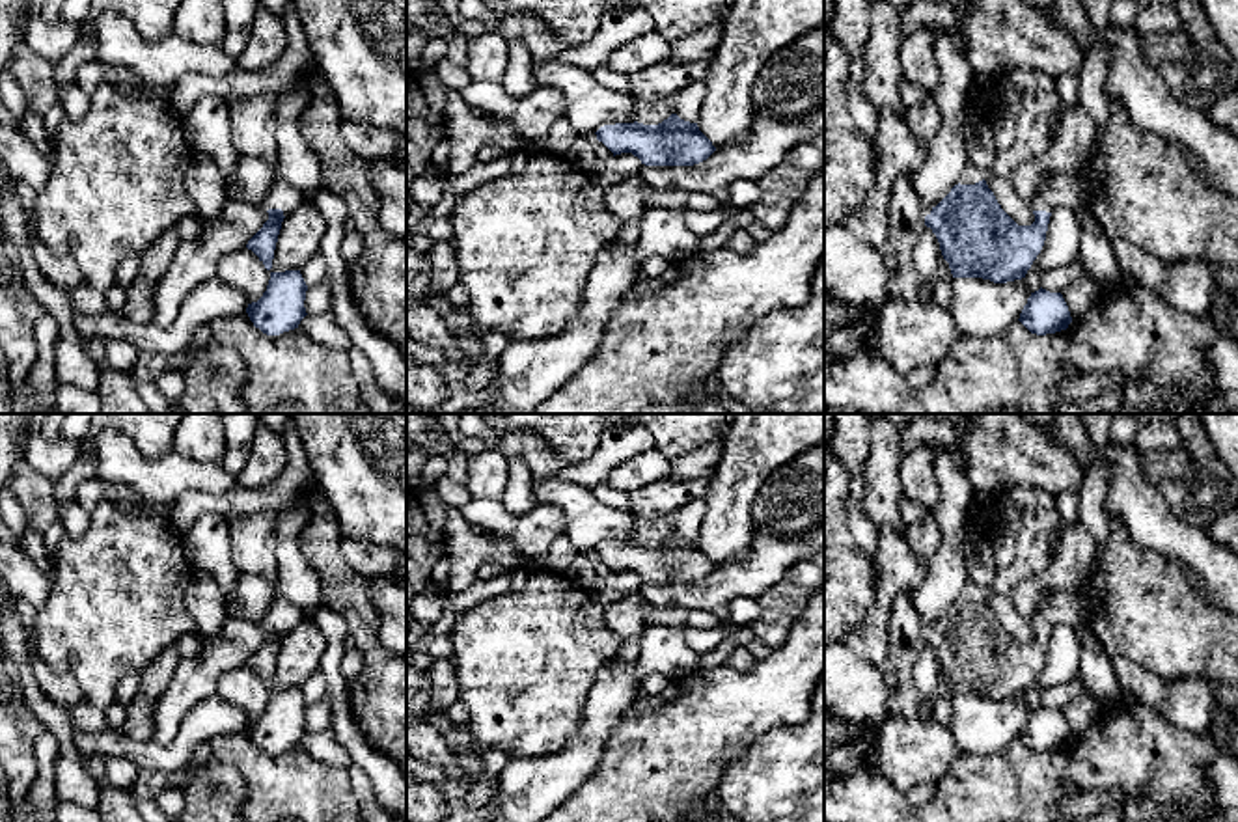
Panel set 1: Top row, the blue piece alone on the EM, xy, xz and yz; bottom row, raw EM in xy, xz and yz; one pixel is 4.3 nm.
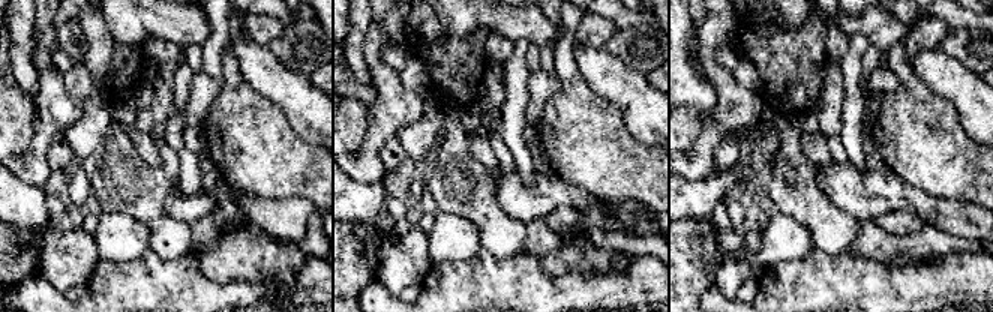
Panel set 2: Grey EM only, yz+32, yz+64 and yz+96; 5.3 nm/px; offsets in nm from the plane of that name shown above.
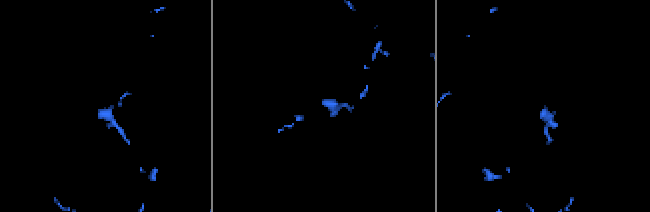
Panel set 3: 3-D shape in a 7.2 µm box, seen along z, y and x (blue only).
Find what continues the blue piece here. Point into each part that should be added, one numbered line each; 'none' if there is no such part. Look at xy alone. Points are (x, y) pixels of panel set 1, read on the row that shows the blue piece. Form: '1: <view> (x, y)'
1: xy (284, 196)

